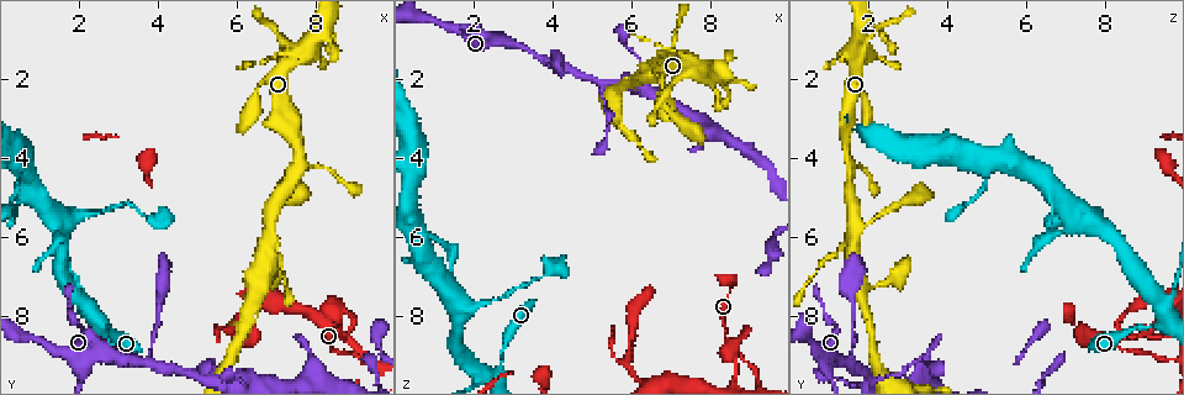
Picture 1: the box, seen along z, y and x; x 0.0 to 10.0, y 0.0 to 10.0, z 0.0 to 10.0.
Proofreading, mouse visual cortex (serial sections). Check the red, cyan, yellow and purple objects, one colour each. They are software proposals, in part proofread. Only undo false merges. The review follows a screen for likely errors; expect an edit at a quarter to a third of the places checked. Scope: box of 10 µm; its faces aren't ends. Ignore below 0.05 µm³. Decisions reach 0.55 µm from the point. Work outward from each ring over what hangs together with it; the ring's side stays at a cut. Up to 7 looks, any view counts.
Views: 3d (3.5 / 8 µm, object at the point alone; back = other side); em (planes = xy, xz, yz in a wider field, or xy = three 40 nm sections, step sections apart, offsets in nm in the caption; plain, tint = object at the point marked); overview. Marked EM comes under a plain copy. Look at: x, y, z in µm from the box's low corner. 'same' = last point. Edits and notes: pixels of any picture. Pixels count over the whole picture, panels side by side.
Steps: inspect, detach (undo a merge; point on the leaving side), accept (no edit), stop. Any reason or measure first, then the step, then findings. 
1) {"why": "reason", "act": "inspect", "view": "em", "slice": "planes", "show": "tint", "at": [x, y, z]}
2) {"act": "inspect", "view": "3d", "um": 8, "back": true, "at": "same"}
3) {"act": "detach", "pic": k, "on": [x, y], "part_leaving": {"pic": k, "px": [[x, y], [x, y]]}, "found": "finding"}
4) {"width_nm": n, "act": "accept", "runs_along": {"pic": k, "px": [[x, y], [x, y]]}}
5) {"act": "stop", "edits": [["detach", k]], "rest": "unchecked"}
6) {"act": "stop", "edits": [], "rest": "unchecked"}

{"why": "three-way junction", "act": "inspect", "view": "3d", "um": 8, "at": [3.75, 9.10, 1.50]}

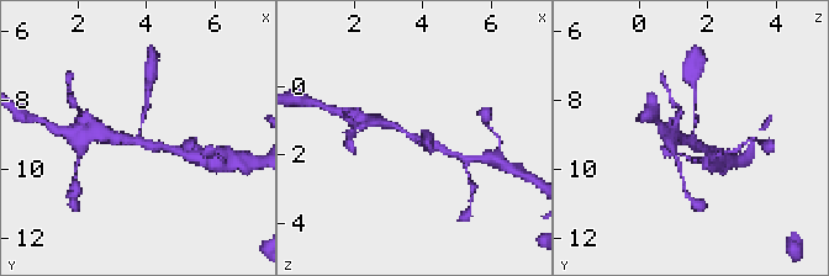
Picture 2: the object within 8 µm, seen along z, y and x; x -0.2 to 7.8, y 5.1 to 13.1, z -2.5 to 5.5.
{"arms": 3, "arm_widths_nm": [100, 250, 250], "why": "need the tissue", "act": "inspect", "view": "em", "slice": "xy", "step": 2, "show": "tint", "at": "same"}

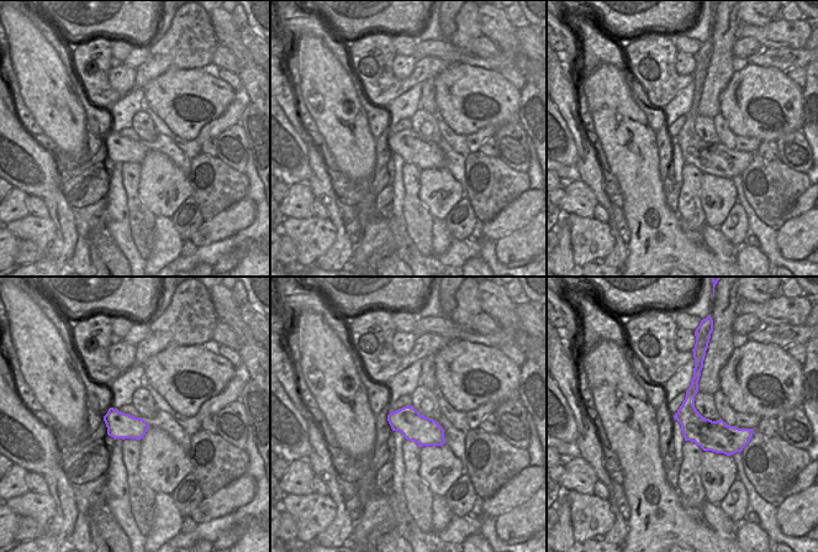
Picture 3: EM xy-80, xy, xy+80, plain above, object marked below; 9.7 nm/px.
{"width_nm": 280, "act": "accept", "runs_along": {"pic": 2, "px": [[381, 122], [444, 152]]}, "found": "continuous, no second cell"}

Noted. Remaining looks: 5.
{"act": "inspect", "view": "3d", "um": 3.5, "at": [6.85, 5.60, 1.60]}

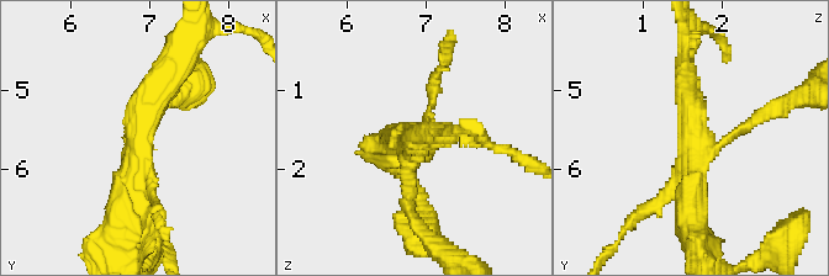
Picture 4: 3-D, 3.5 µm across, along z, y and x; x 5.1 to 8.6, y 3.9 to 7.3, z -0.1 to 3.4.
{"why": "need the tissue", "act": "inspect", "view": "em", "slice": "xy", "step": 1, "show": "tint", "at": [6.85, 5.60, 1.65]}

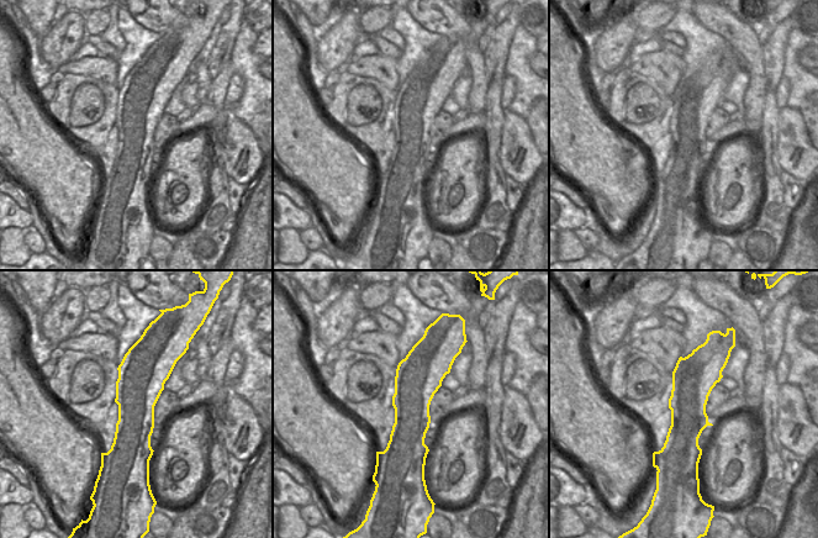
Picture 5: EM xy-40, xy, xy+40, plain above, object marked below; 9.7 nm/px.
{"act": "accept", "runs_along": {"pic": 4, "px": [[175, 65], [141, 110], [126, 224]]}, "found": "one cell here"}

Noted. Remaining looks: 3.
{"why": "sudden change in width", "act": "inspect", "view": "3d", "um": 8, "at": [1.40, 5.85, 6.95]}

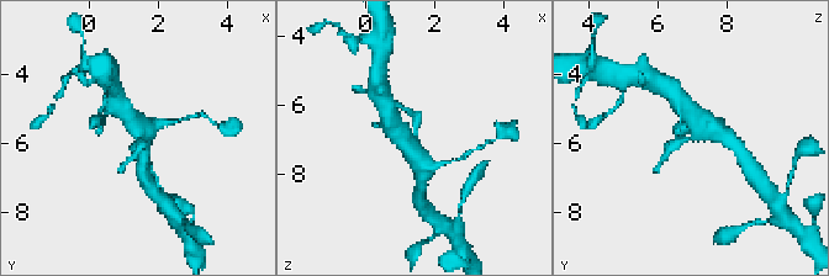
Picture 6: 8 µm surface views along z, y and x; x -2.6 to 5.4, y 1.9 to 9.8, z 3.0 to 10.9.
{"act": "inspect", "view": "em", "slice": "planes", "show": "tint", "at": "same"}

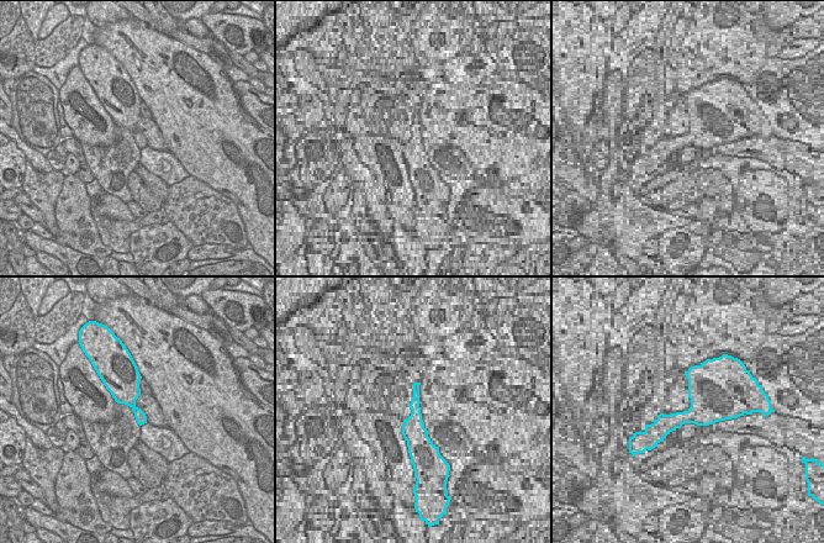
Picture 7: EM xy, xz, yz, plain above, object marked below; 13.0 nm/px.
{"act": "accept", "runs_along": {"pic": 6, "px": [[718, 132], [702, 127], [663, 158]]}, "found": "one cell here"}

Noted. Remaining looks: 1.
{"act": "stop", "edits": [], "rest": "unchecked"}

